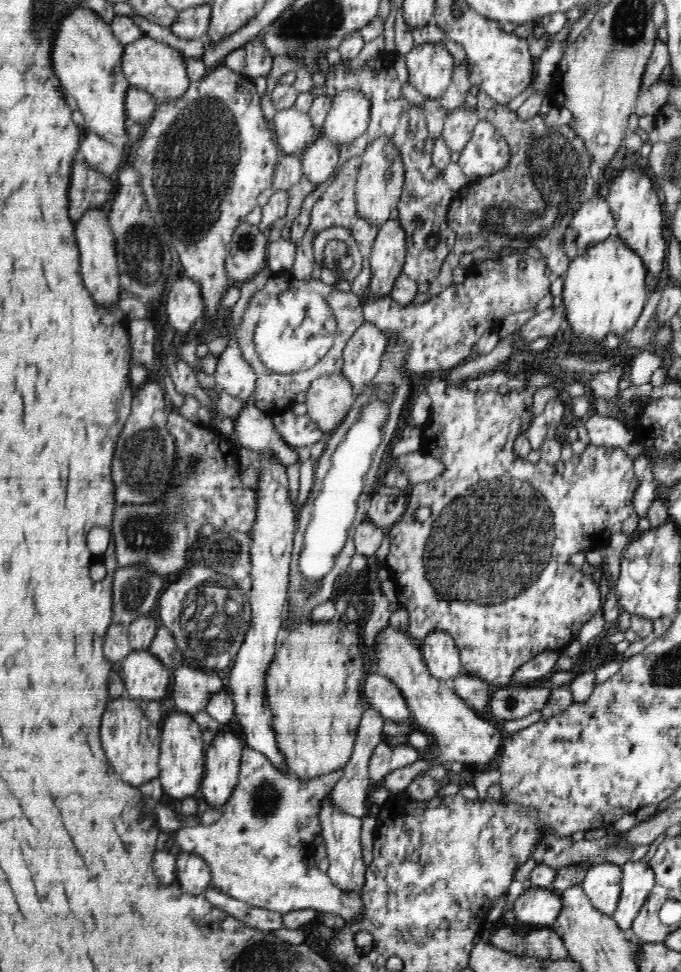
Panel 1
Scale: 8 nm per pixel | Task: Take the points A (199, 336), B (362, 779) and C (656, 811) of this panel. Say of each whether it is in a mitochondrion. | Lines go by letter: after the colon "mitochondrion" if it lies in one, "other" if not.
A: other
B: other
C: other

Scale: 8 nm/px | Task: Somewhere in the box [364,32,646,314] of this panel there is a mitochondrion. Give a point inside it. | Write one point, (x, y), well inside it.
(534, 210)

